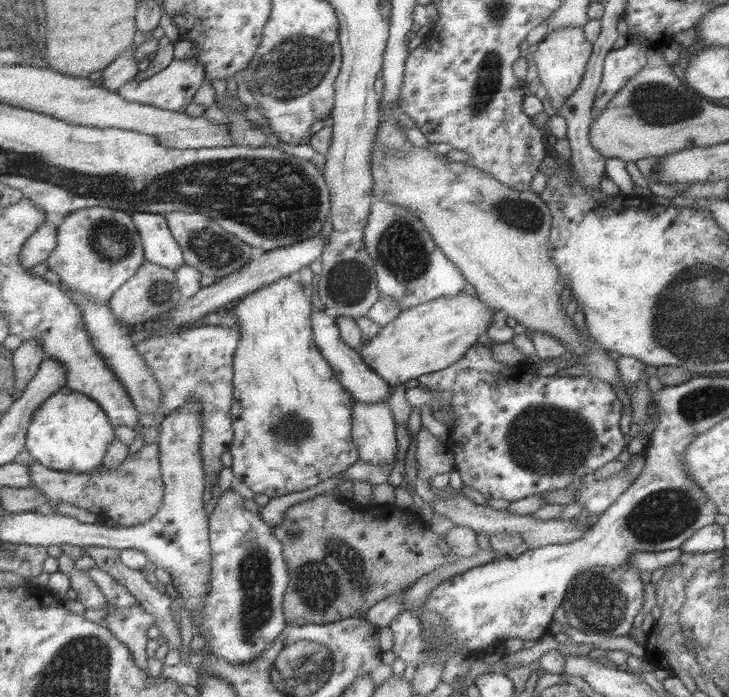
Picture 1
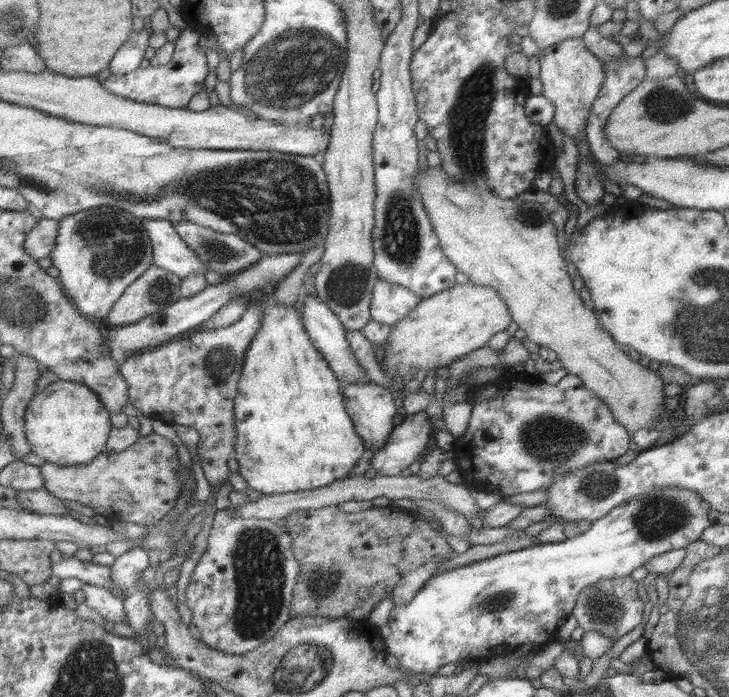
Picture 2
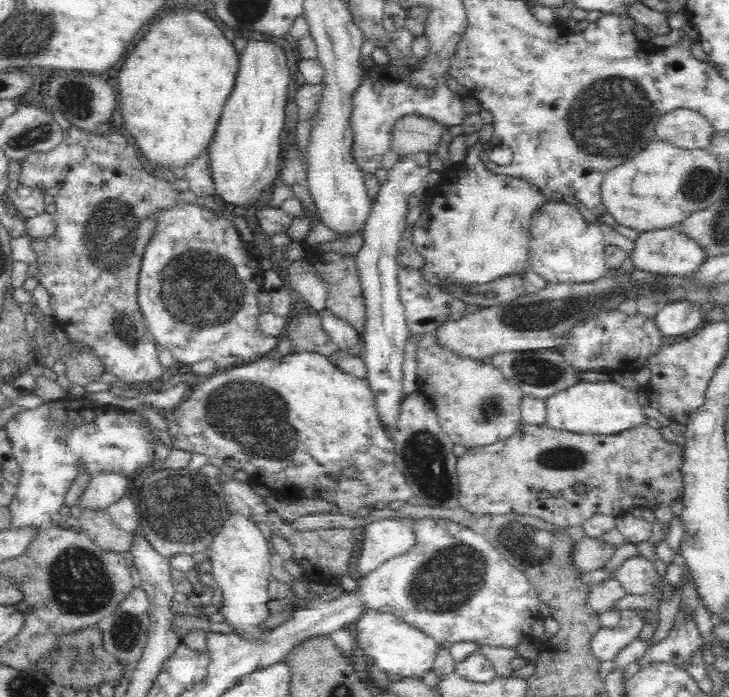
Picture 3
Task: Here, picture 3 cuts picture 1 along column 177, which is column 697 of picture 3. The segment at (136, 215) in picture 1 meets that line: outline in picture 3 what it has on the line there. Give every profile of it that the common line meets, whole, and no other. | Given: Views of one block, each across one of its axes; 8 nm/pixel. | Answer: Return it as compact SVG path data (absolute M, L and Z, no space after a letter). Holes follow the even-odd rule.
M678 226L668 229L650 230L638 234L630 255L635 268L654 274L691 274L710 256L692 239L682 233Z

